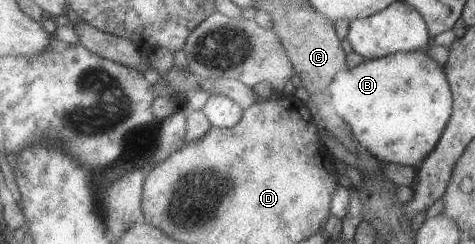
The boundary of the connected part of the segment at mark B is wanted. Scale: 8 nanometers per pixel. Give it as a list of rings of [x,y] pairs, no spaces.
[[[425,49],[395,52],[374,60],[365,58],[361,63],[355,65],[355,67],[346,67],[345,73],[343,73],[343,71],[338,71],[335,74],[335,77],[331,79],[330,92],[331,105],[335,107],[337,115],[339,115],[339,117],[349,126],[353,138],[355,138],[357,143],[360,146],[363,146],[364,149],[379,162],[396,163],[411,167],[419,165],[419,163],[421,163],[421,161],[427,157],[427,154],[435,147],[435,144],[452,112],[452,93],[443,66],[438,64],[434,59],[431,59],[431,56],[426,54]]]

